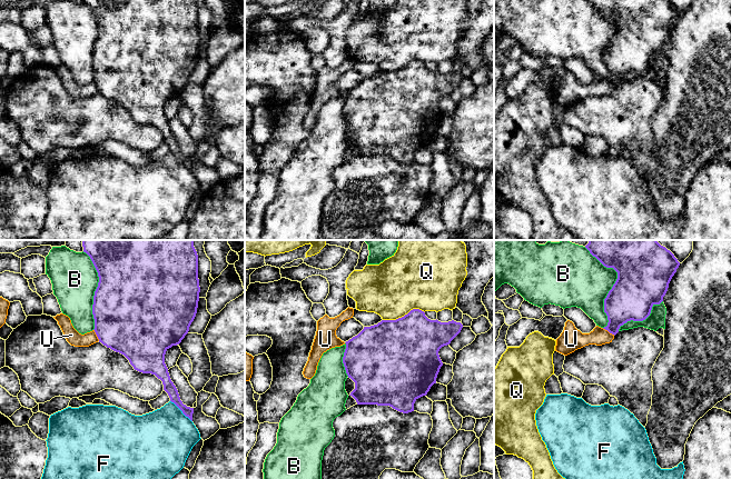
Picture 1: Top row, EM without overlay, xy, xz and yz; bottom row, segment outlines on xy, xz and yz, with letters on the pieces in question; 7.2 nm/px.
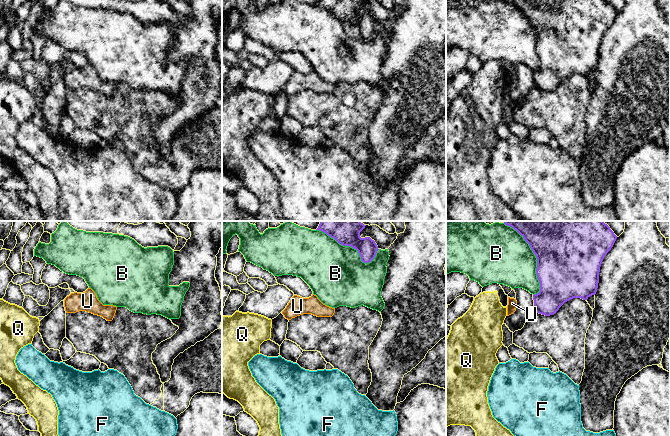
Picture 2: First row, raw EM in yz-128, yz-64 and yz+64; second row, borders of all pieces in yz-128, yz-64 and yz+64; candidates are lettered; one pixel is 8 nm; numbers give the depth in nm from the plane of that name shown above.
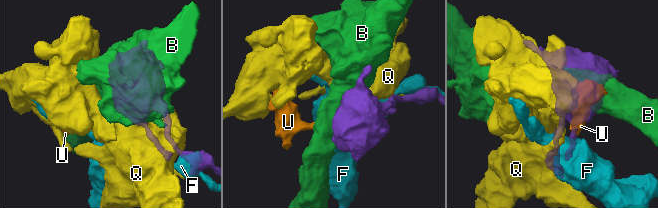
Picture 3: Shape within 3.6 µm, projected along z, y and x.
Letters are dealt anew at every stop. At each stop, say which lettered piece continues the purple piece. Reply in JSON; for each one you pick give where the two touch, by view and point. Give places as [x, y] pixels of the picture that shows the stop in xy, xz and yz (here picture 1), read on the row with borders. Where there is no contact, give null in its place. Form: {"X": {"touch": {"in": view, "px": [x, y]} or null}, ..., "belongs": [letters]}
{"belongs": []}

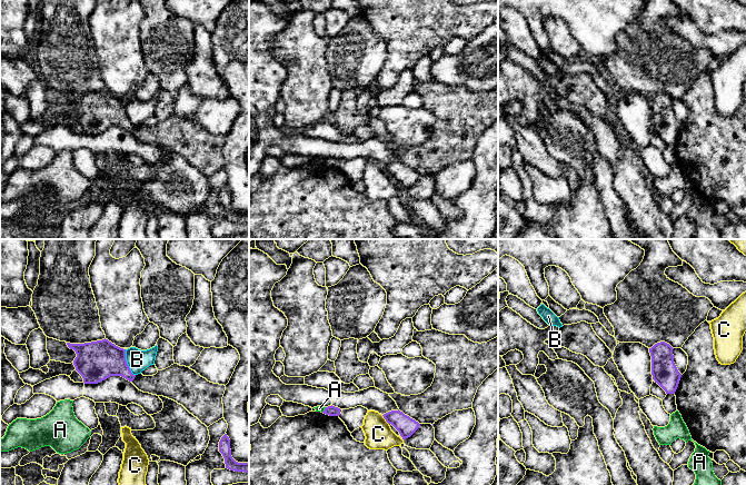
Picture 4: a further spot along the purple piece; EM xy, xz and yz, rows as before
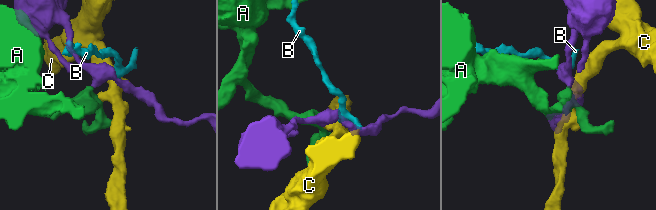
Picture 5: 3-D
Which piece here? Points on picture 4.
{"belongs": []}

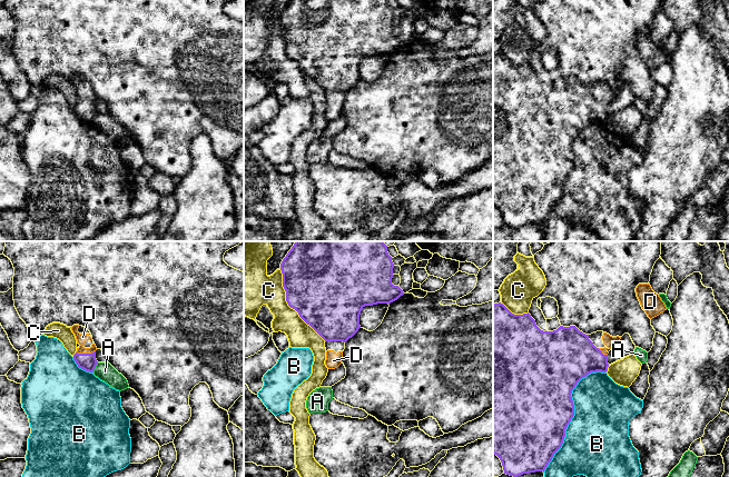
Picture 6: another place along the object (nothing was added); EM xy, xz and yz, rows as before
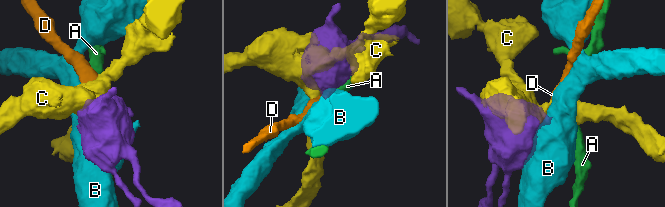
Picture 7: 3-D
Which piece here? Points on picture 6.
{"D": {"touch": {"in": "xy", "px": [85, 354]}}, "belongs": ["D"]}

